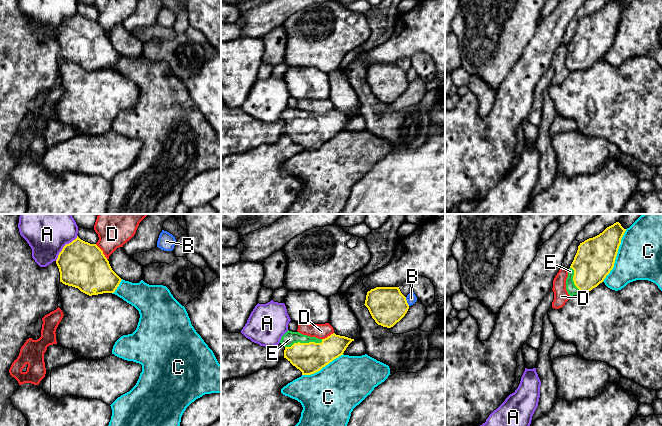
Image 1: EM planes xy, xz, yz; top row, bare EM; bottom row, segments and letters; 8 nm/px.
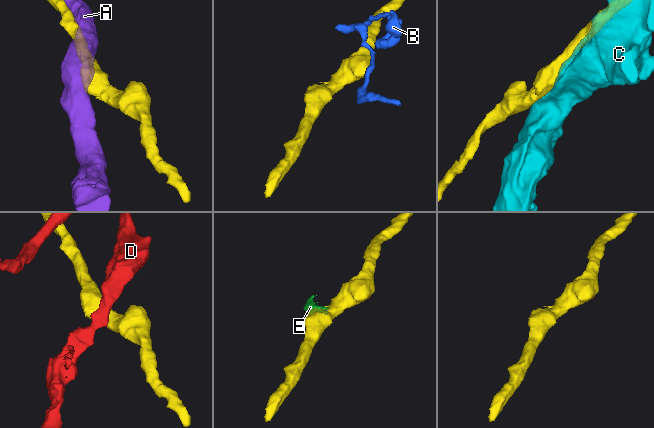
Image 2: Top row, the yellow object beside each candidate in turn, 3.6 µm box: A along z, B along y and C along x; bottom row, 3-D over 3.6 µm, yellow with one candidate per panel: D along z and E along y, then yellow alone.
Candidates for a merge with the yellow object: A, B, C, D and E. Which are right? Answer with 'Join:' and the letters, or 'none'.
Join: E

